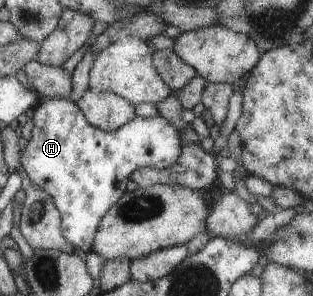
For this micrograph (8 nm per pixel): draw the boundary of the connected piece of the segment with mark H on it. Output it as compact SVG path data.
M49 98L31 112L34 127L31 139L22 152L20 163L29 179L54 199L61 212L61 231L63 237L73 246L85 253L92 251L95 232L111 205L115 205L126 192L125 186L136 169L144 167L171 167L181 155L183 142L175 125L160 114L144 118L135 116L115 131L106 132L87 121L85 114L67 98Z

